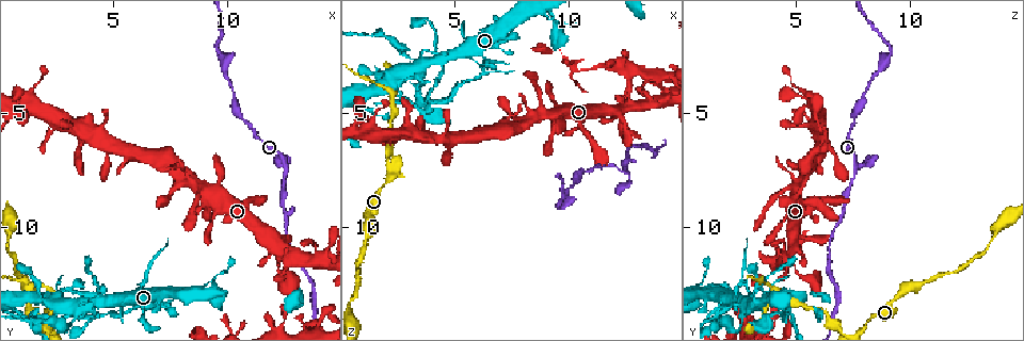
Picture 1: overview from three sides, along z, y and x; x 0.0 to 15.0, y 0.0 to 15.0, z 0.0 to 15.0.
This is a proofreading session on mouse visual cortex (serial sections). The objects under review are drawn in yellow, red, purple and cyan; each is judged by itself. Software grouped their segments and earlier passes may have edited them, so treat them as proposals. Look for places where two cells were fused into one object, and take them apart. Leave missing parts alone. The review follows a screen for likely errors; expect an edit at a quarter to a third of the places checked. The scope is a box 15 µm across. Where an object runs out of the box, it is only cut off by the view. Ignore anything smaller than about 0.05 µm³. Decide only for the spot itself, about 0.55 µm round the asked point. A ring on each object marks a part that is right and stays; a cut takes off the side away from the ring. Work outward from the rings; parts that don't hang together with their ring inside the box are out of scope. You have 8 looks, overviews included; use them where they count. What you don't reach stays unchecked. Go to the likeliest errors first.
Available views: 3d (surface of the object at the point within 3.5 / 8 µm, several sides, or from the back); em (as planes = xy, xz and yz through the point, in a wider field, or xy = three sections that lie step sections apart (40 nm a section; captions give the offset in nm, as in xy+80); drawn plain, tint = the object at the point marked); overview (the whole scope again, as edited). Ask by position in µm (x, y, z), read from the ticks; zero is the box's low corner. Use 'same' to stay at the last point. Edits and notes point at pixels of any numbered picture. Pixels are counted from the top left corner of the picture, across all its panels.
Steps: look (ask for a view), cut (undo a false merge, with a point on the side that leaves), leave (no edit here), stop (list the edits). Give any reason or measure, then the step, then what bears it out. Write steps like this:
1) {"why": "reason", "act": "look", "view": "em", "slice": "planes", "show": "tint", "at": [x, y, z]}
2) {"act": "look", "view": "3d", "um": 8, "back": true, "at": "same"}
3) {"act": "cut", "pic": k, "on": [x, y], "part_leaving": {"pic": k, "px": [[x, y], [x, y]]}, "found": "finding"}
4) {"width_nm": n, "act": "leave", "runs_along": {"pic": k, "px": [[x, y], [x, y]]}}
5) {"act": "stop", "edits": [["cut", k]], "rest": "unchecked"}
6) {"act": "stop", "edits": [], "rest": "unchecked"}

{"why": "abrupt turn", "act": "look", "view": "3d", "um": 3.5, "at": [9.7, 2.4, 9.1]}

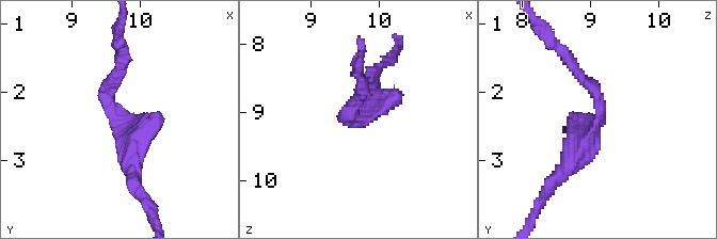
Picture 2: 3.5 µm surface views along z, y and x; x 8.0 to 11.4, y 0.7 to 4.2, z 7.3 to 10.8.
{"act": "look", "view": "em", "slice": "xy", "step": 2, "show": "tint", "at": [9.70, 2.35, 9.15]}

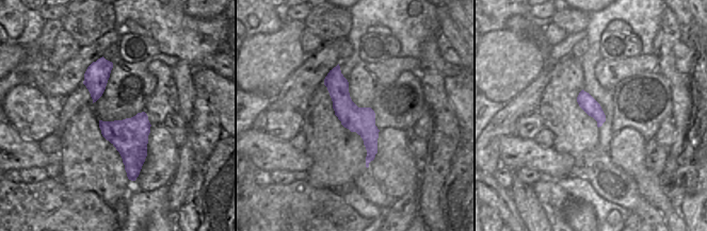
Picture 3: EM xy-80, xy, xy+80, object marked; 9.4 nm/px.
{"act": "leave", "found": "continuous, no second cell"}

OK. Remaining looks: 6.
{"why": "a fork", "act": "look", "view": "3d", "um": 3.5, "at": [12.6, 7.2, 7.6]}

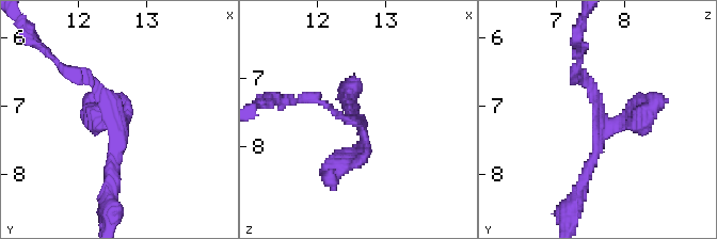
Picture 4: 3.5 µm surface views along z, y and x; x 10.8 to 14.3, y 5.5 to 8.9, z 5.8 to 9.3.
{"act": "look", "view": "em", "slice": "planes", "show": "plain", "at": [12.55, 7.15, 7.65]}

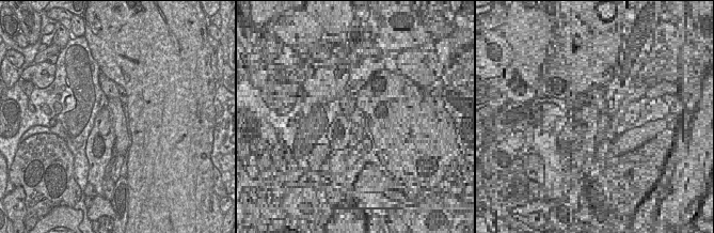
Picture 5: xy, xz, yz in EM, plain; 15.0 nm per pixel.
{"act": "look", "view": "em", "slice": "planes", "show": "tint", "at": "same"}

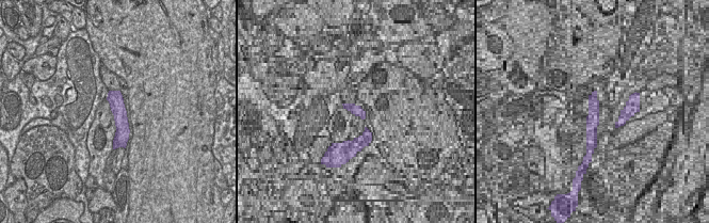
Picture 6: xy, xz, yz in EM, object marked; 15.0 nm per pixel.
{"width_nm": 240, "act": "leave", "runs_along": {"pic": 6, "px": [[111, 93], [121, 117], [115, 145]]}, "found": "continuous, no second cell"}

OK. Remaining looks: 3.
{"why": "branch point", "act": "look", "view": "3d", "um": 3.5, "at": [3.5, 13.7, 2.7]}

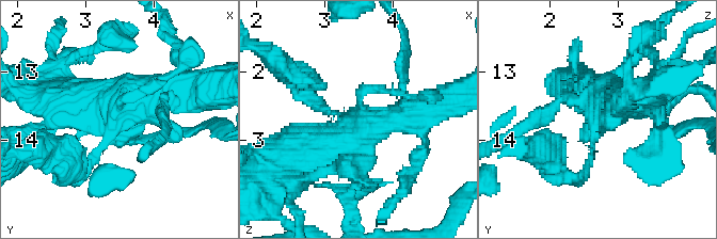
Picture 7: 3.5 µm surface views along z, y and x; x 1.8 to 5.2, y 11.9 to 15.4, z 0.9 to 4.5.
{"why": "now the EM", "act": "look", "view": "em", "slice": "xy", "step": 1, "show": "tint", "at": [3.45, 13.65, 2.75]}

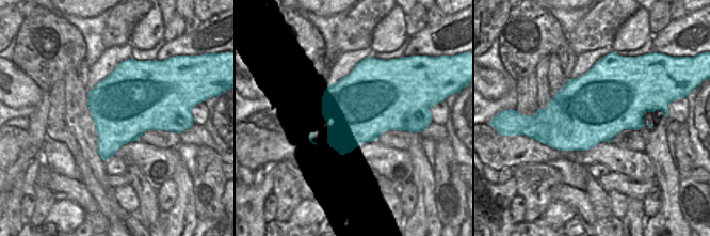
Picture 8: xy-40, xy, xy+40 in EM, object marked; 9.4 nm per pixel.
{"act": "leave", "runs_along": {"pic": 7, "px": [[426, 111], [363, 127], [298, 169]]}, "found": "all the same cell"}

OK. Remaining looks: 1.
{"act": "stop", "edits": [], "rest": "unchecked"}

